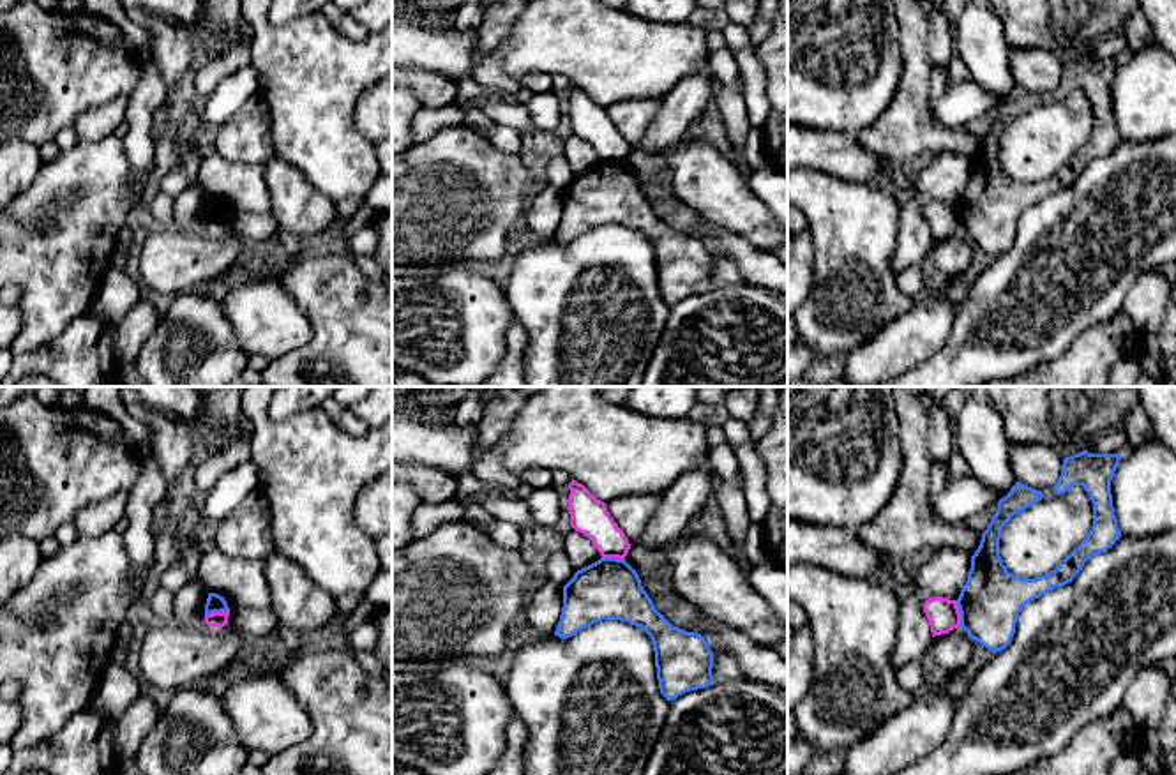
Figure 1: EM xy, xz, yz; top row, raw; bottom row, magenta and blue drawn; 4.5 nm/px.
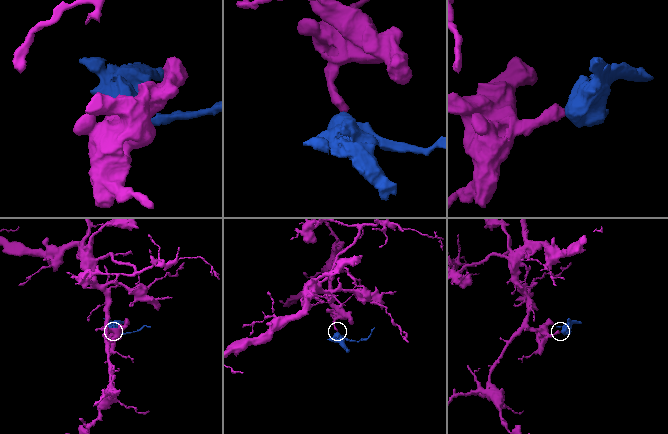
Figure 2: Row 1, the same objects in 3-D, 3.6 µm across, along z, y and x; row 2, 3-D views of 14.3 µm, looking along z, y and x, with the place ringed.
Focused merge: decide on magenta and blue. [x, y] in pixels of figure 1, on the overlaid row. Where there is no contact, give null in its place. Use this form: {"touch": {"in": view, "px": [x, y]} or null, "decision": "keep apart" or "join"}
{"touch": {"in": "yz", "px": [959, 613]}, "decision": "keep apart"}

